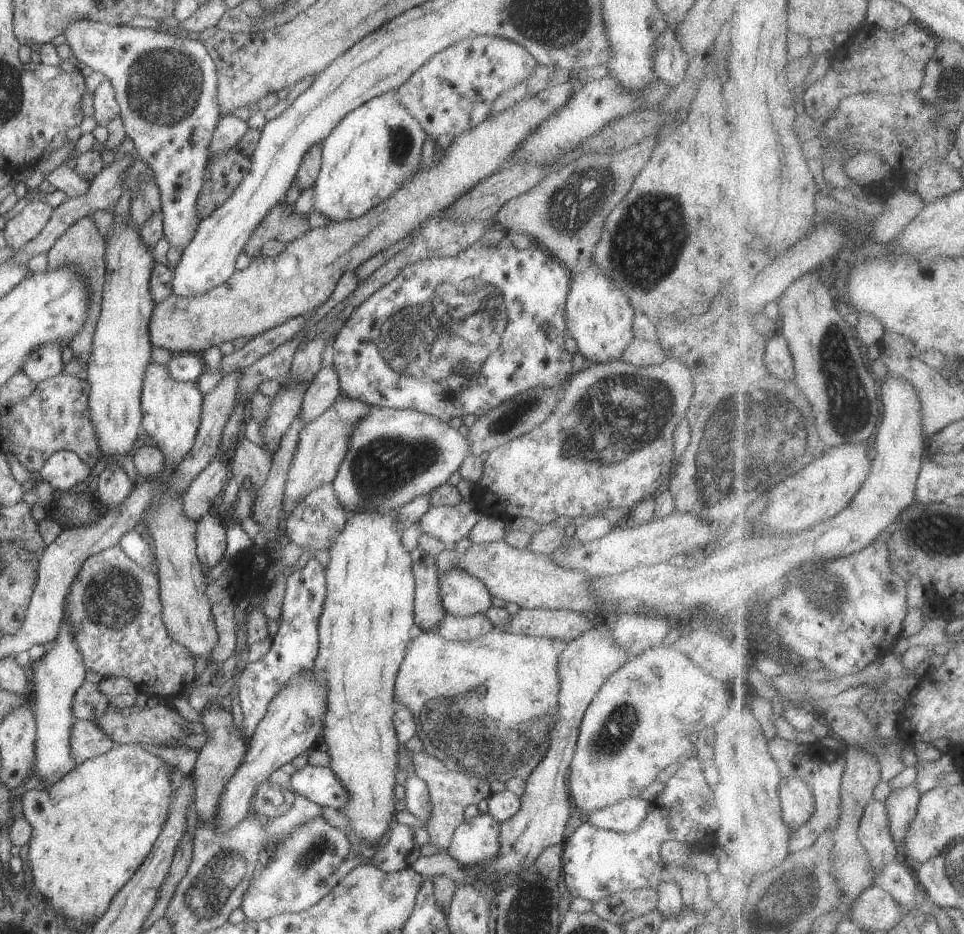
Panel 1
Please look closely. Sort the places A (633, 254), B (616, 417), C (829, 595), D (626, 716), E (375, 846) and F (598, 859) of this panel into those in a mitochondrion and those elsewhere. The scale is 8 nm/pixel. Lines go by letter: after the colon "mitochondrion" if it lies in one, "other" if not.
A: mitochondrion
B: mitochondrion
C: mitochondrion
D: mitochondrion
E: other
F: other

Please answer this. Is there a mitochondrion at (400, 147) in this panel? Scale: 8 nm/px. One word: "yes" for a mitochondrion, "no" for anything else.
yes

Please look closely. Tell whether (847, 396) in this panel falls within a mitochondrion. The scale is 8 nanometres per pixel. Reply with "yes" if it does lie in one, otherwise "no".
yes

